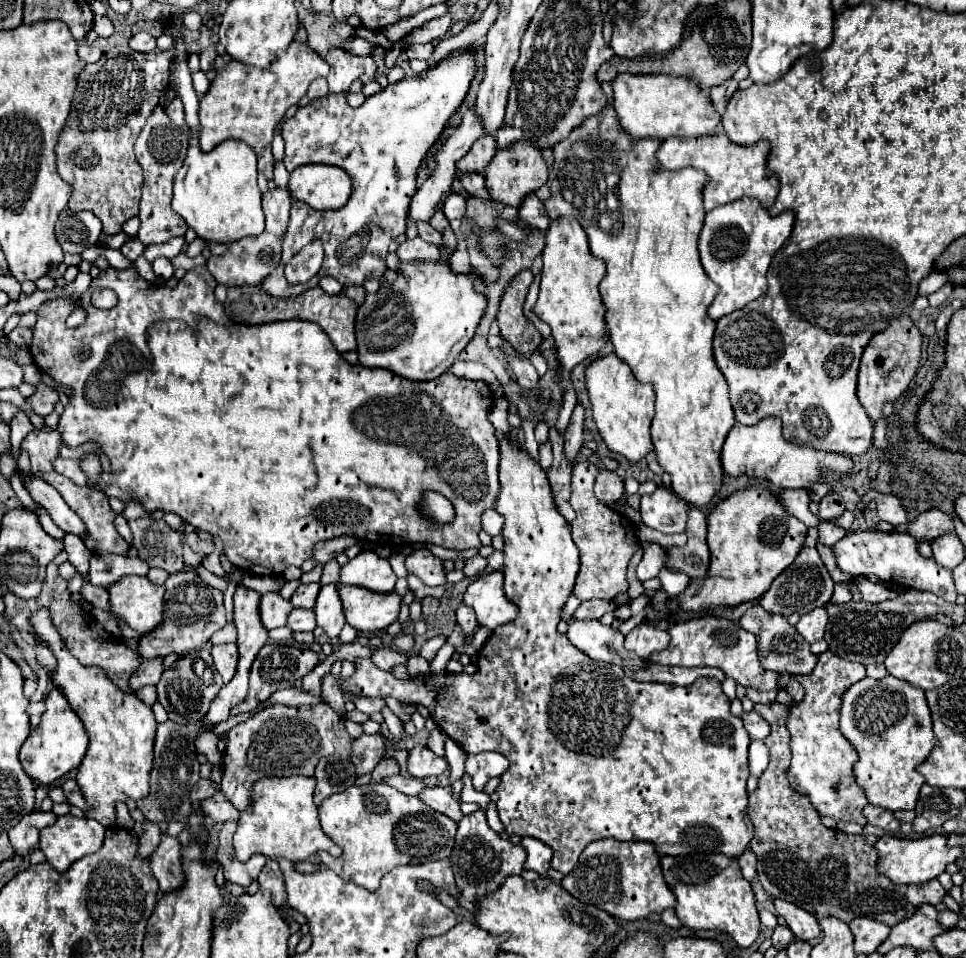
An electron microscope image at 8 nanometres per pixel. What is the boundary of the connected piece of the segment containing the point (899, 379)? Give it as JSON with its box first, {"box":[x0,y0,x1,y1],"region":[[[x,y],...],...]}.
{"box":[858,315,922,421],"region":[[[908,315],[892,319],[892,323],[882,333],[870,339],[860,361],[858,399],[872,421],[878,421],[882,417],[882,409],[886,403],[896,401],[908,389],[908,383],[912,381],[920,363],[920,349],[922,349],[922,335]]]}

